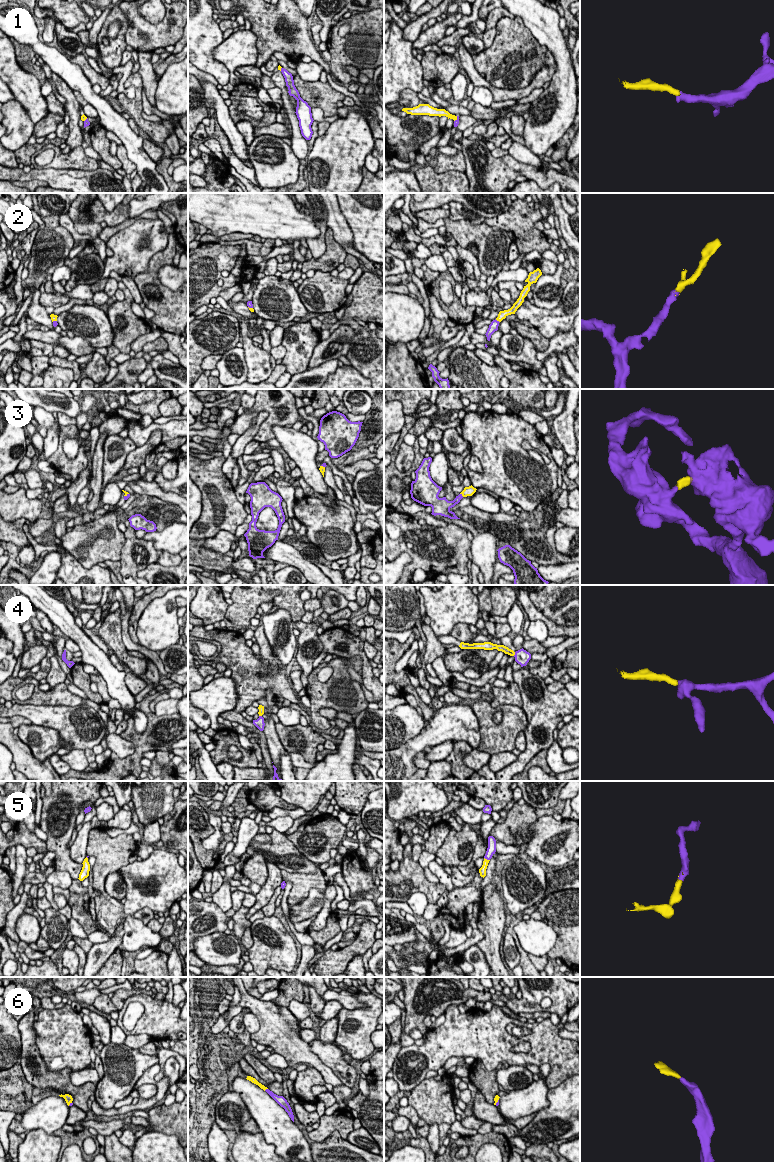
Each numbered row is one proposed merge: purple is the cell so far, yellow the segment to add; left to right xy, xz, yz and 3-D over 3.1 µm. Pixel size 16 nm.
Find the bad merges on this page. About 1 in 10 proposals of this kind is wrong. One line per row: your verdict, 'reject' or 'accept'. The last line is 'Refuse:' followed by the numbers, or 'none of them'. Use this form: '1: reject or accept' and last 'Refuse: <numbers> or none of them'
1: reject
2: accept
3: accept
4: accept
5: accept
6: accept
Refuse: 1

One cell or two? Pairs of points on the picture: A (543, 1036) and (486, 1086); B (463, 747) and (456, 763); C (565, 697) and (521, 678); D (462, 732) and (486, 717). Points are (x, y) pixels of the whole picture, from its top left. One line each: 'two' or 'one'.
A: two
B: one
C: one
D: two

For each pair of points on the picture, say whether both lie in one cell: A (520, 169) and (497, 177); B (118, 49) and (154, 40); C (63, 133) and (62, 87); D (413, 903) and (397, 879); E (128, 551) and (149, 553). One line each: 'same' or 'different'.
A: same
B: different
C: different
D: different
E: same

